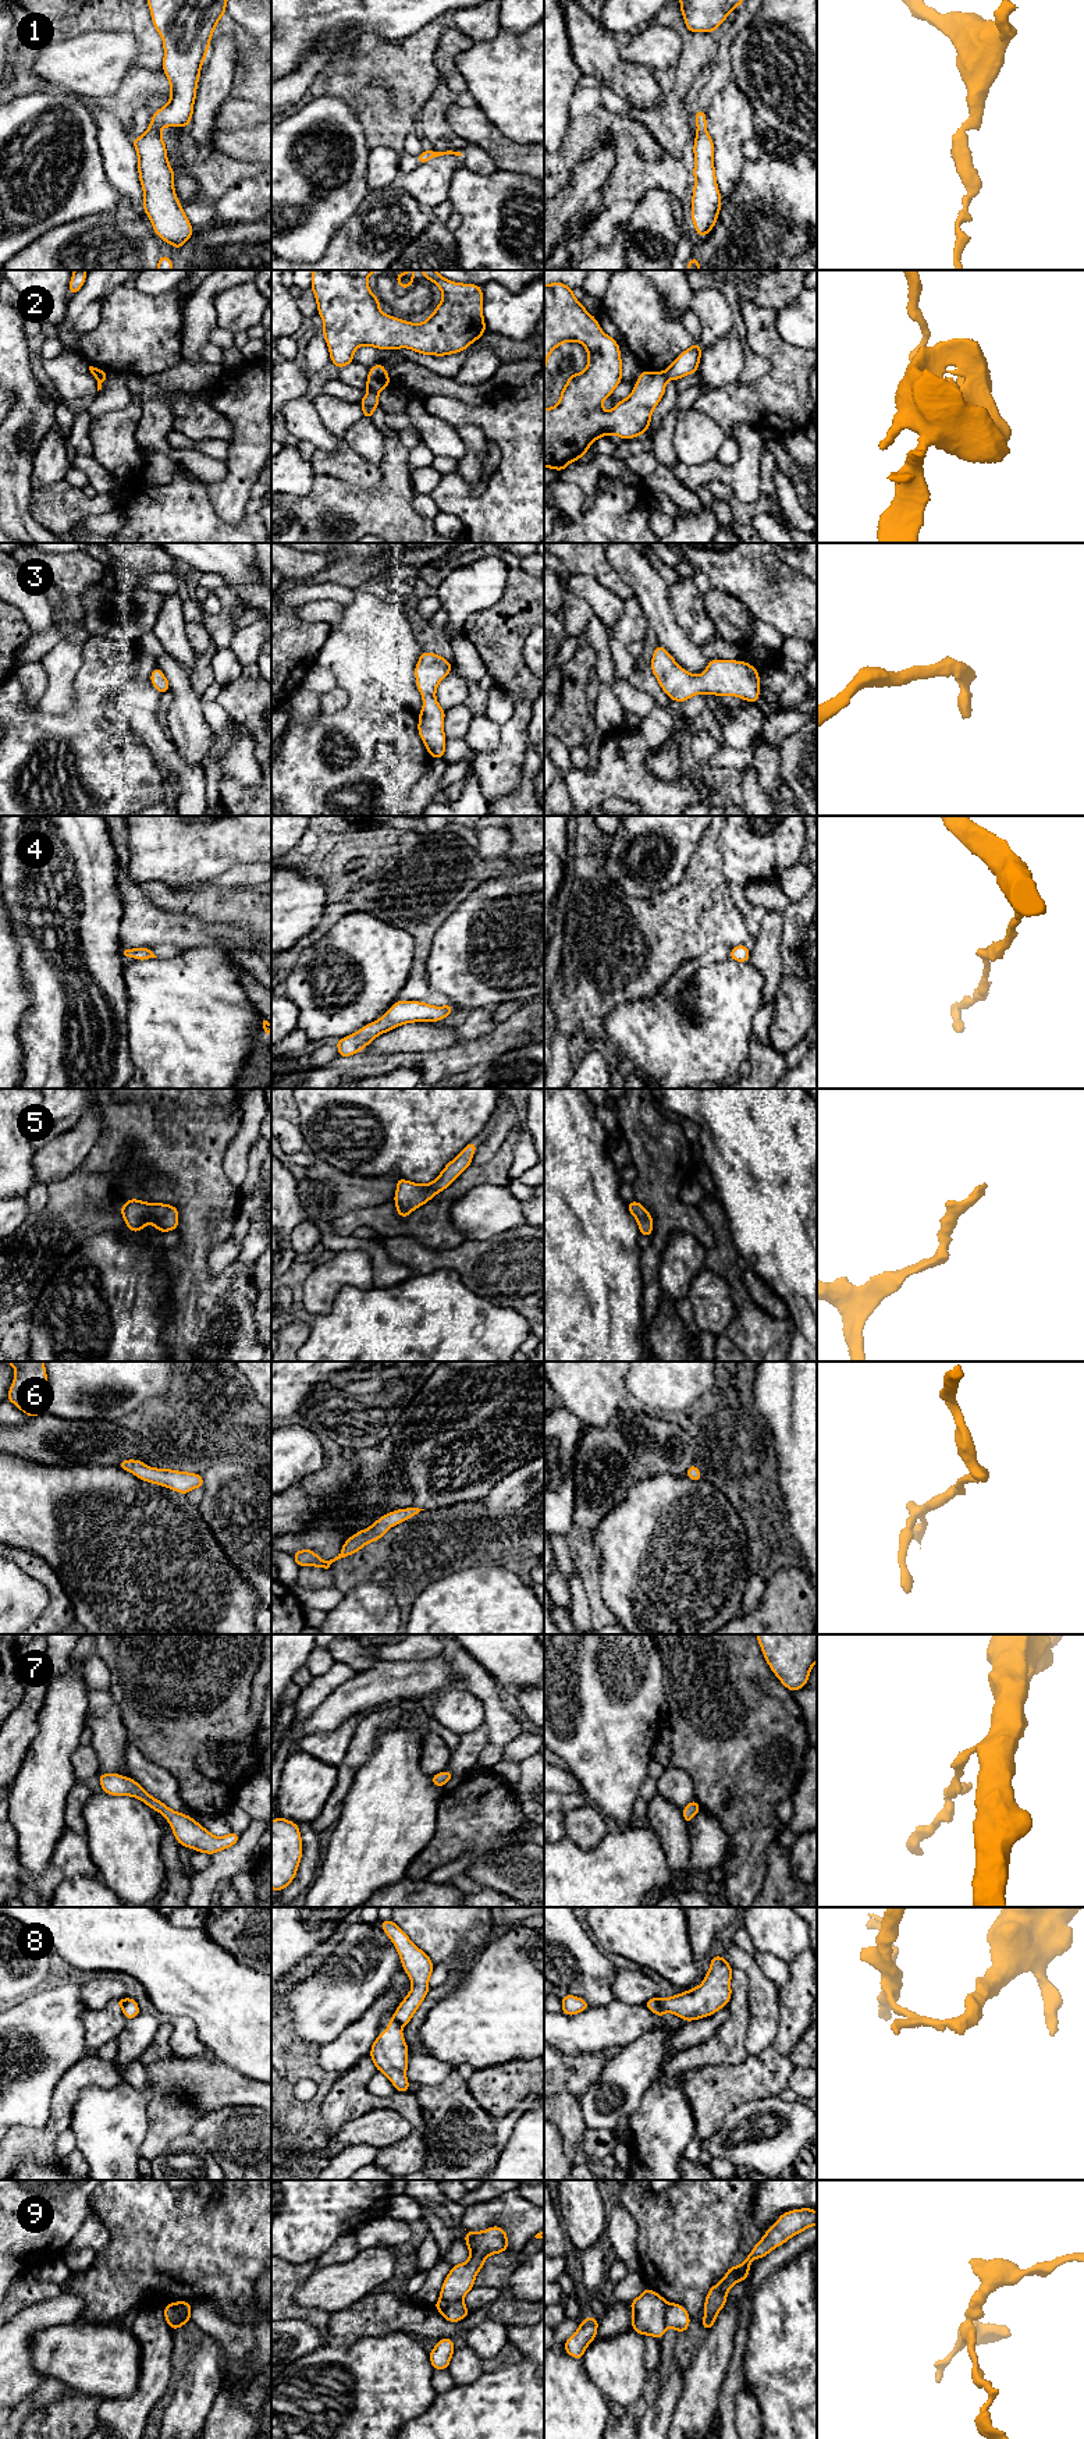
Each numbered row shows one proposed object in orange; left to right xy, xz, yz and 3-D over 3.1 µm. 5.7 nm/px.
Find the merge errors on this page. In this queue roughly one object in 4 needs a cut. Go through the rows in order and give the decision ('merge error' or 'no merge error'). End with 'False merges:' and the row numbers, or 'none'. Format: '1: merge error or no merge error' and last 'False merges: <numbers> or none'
1: no merge error
2: merge error
3: no merge error
4: no merge error
5: no merge error
6: no merge error
7: no merge error
8: merge error
9: merge error
False merges: 2, 8, 9

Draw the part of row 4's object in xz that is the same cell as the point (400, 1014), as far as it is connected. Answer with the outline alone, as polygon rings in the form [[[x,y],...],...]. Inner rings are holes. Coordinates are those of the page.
[[[395,1001],[392,1007],[376,1022],[367,1023],[360,1030],[335,1041],[338,1057],[351,1057],[362,1051],[377,1036],[401,1025],[413,1022],[438,1022],[454,1011],[454,1005],[433,1007],[419,1001]]]

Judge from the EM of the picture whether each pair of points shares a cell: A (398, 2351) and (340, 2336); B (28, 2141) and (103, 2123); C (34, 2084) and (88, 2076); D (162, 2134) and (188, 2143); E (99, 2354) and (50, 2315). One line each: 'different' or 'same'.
A: different
B: different
C: different
D: different
E: different

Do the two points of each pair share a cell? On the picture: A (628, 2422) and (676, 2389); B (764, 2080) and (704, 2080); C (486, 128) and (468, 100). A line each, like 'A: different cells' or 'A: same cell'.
A: different cells
B: same cell
C: different cells

